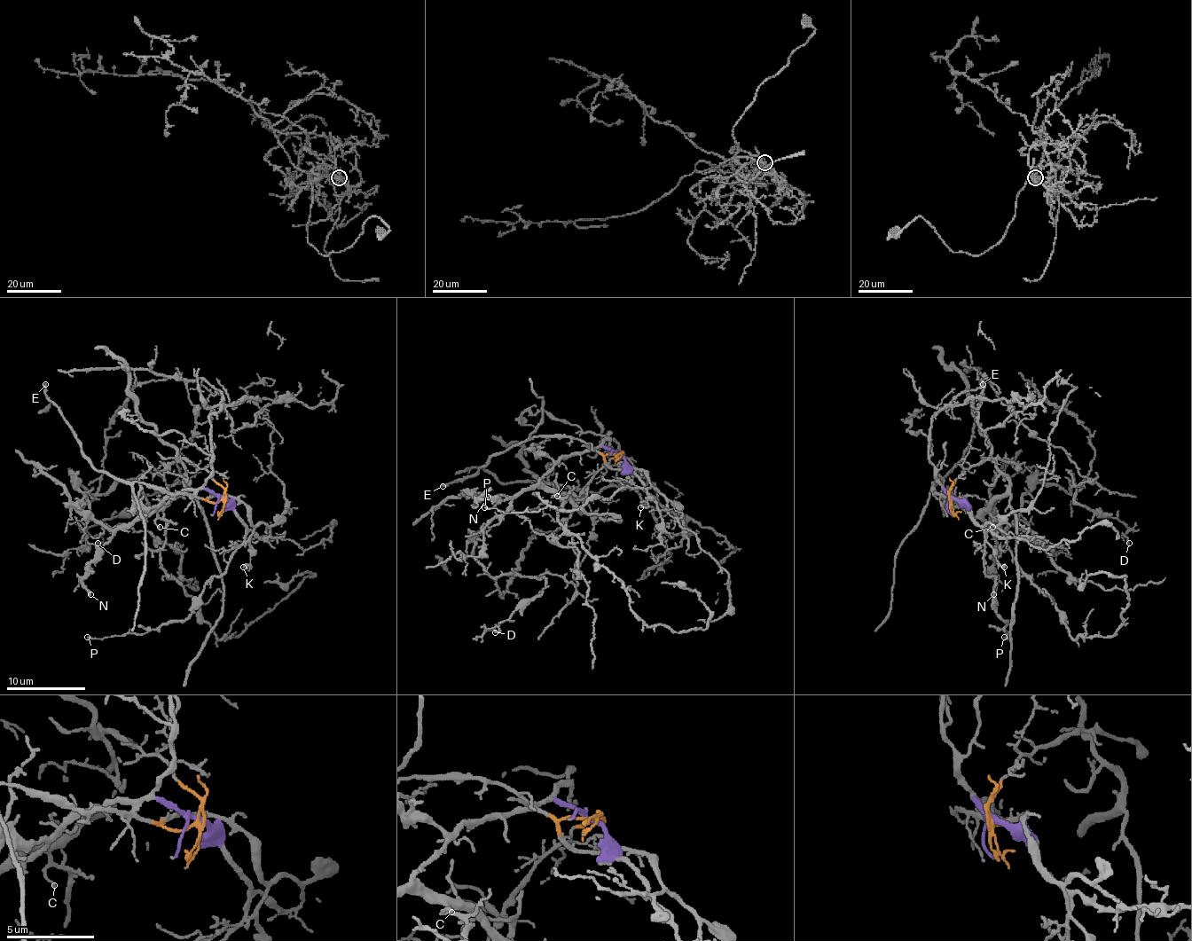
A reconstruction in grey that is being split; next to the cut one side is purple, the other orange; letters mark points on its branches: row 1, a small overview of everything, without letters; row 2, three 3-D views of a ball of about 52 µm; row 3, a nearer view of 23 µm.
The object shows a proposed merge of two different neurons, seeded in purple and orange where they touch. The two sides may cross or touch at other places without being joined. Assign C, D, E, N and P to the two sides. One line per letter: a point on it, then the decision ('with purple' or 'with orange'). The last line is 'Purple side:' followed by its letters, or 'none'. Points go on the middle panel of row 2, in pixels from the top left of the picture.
C: place (557, 496); with purple
D: place (495, 632); with purple
E: place (443, 486); with orange
N: place (488, 497); with purple
P: place (484, 507); with purple
Purple side: C, D, N, P

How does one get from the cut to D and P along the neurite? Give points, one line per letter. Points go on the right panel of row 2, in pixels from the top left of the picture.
D: (952, 498), (944, 488), (1005, 529), (1039, 482), (1074, 494), (1072, 478), (1076, 502), (1116, 518), (1129, 544)
P: (952, 498), (979, 526), (985, 541), (984, 571), (995, 579), (993, 608), (1009, 632), (1003, 636)

